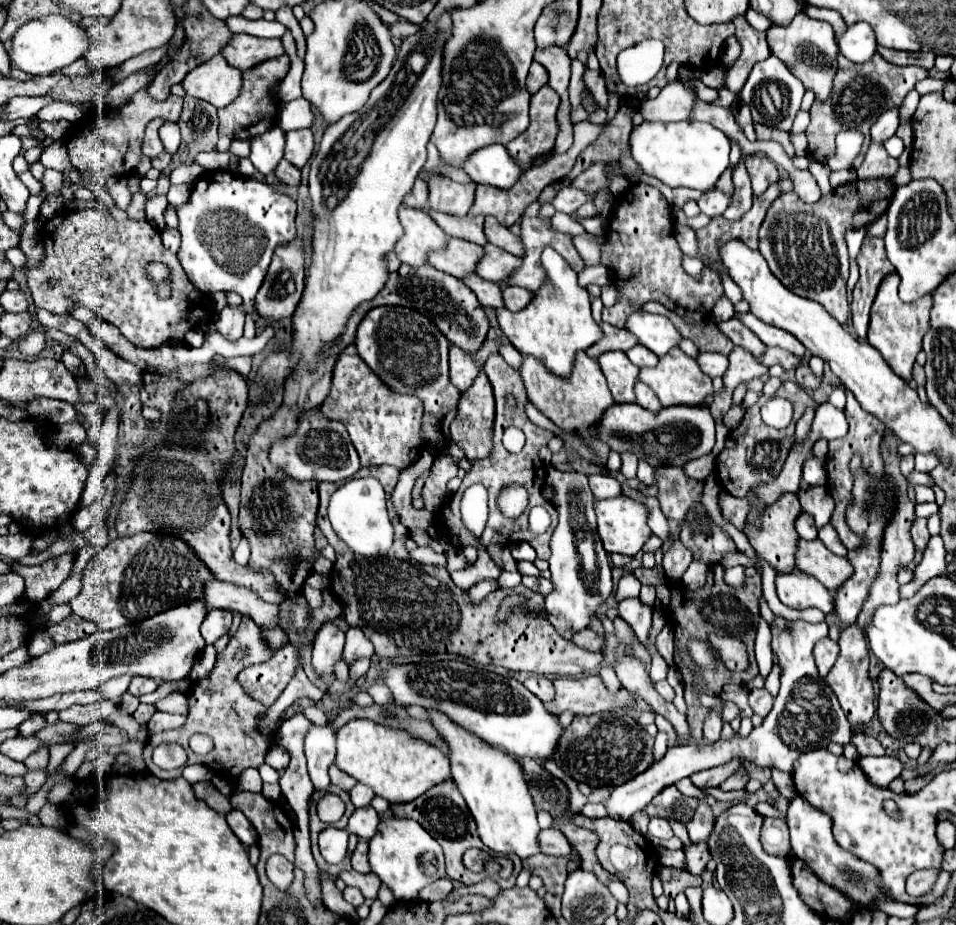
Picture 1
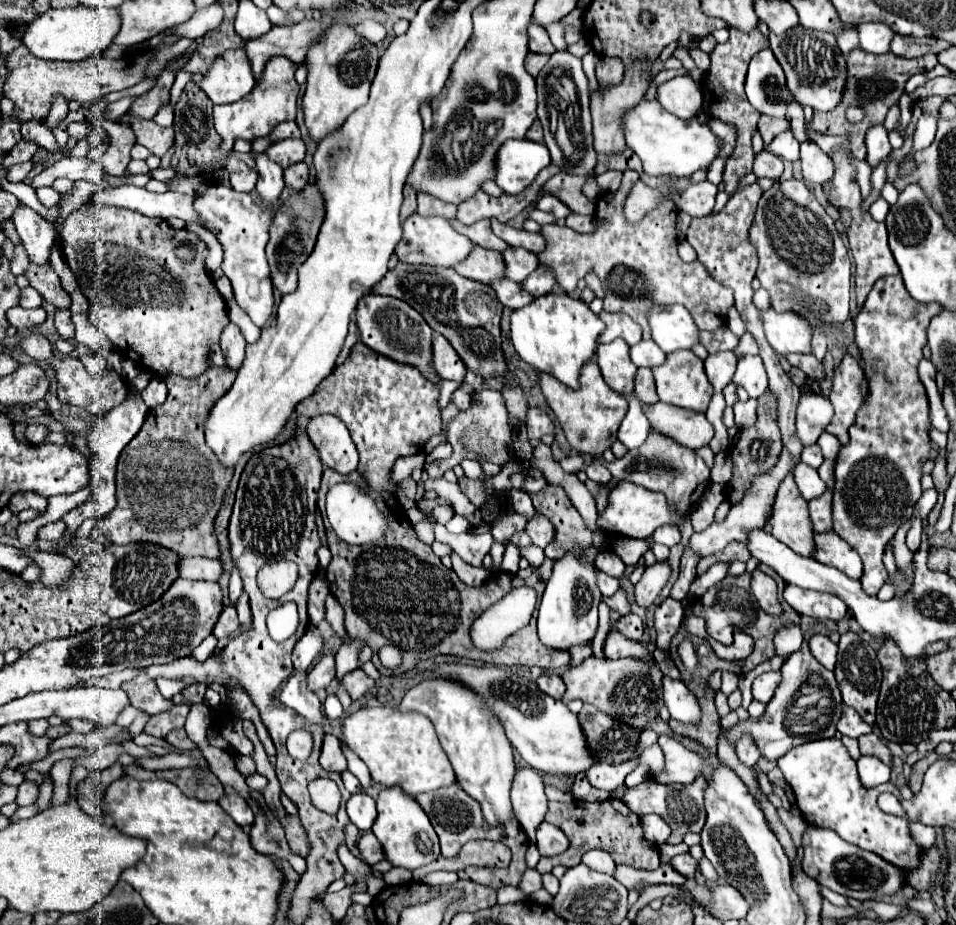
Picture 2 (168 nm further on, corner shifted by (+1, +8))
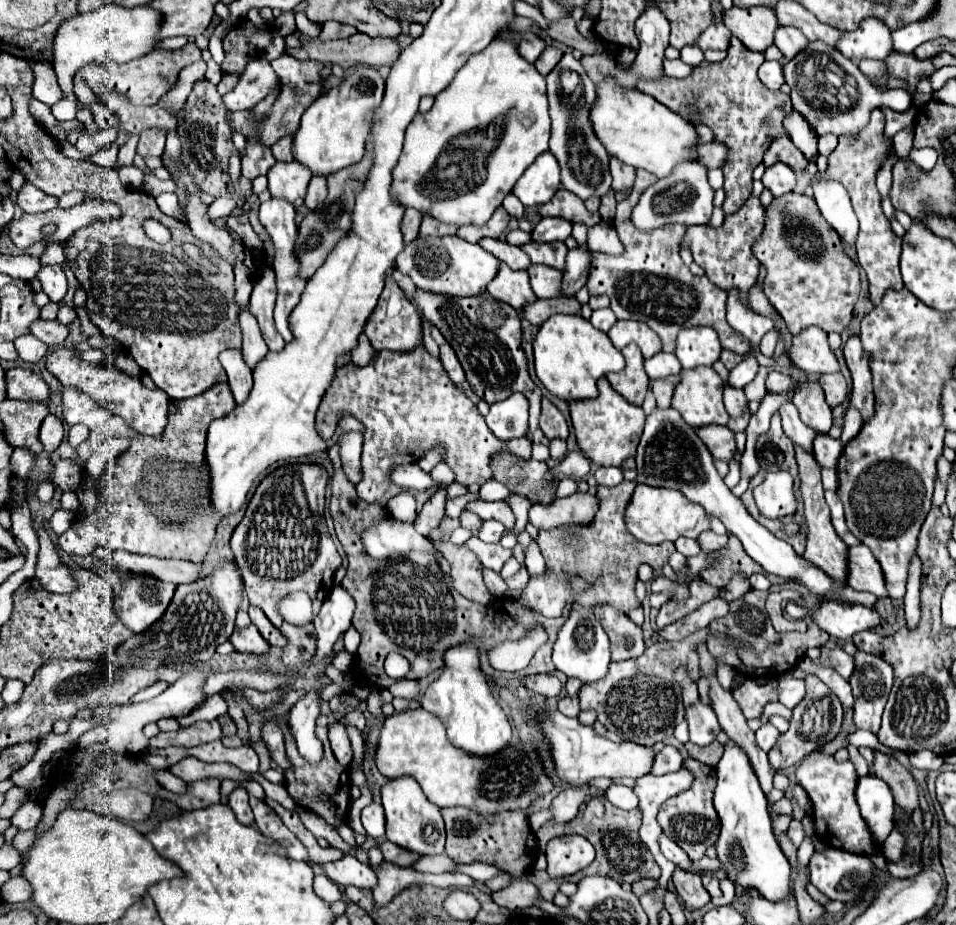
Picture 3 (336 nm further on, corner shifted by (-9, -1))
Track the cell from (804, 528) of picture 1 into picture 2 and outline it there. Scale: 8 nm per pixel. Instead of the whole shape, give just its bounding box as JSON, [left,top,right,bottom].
[809,487,831,533]

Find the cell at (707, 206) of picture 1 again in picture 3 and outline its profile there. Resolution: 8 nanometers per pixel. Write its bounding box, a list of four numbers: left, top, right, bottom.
[631,162,715,232]

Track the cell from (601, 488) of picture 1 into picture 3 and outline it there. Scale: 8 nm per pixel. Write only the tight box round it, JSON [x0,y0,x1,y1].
[595,466,623,488]

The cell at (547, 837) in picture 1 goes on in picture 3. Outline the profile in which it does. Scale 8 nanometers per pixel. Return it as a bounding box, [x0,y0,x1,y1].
[547,836,595,878]

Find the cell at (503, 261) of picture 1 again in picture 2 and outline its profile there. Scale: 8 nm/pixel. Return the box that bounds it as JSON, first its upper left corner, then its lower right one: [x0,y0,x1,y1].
[503,247,539,285]

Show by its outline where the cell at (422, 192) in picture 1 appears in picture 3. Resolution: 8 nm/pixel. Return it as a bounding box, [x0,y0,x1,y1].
[401,208,423,244]

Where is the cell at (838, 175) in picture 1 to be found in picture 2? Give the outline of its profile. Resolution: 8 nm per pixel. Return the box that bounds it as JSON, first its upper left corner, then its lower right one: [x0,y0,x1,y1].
[801,141,835,185]

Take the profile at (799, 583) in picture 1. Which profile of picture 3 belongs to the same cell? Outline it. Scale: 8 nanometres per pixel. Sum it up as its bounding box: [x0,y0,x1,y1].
[787,602,879,640]

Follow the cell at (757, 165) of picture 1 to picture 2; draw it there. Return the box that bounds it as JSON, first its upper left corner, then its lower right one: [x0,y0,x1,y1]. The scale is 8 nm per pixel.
[753,151,783,181]

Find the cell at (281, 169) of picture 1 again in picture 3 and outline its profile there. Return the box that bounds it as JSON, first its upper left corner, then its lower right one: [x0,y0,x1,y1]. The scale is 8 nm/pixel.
[305,176,327,210]

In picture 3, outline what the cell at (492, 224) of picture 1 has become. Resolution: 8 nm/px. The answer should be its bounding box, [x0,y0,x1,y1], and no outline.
[521,242,567,270]

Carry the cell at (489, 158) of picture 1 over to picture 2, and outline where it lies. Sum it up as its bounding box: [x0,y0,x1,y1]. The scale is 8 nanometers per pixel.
[495,139,551,195]

